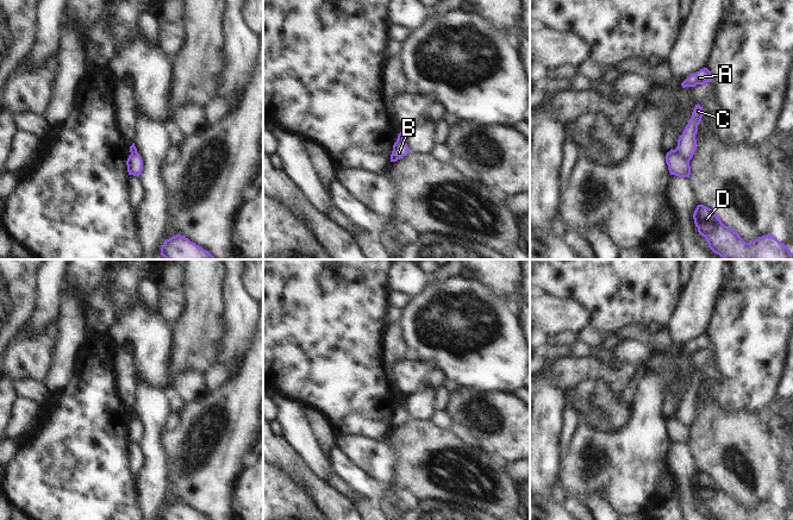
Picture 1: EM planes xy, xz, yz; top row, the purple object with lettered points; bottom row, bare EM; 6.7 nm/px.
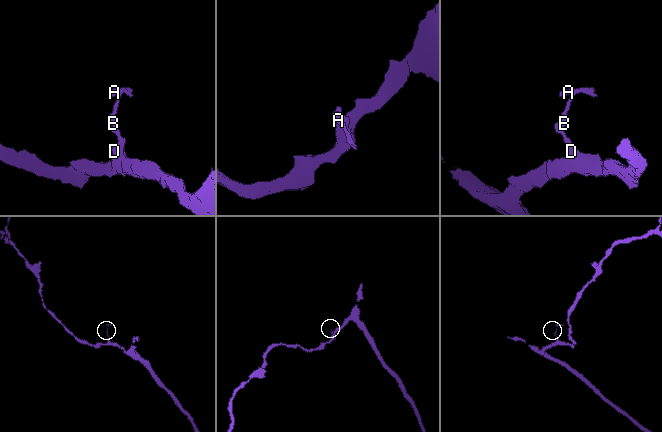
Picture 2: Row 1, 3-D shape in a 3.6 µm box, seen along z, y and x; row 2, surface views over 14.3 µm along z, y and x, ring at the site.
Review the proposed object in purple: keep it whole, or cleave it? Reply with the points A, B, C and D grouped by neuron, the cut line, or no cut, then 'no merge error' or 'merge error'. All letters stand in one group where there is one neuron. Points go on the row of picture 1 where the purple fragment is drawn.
groups A B C / D; cut yz (675, 149), (688, 161); merge error

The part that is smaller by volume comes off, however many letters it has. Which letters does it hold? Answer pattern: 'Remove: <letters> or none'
Remove: A, B, C

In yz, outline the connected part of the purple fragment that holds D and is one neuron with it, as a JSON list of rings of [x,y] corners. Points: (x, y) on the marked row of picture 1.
[[[704,205],[697,206],[693,219],[699,234],[707,240],[708,248],[724,259],[792,259],[788,246],[770,233],[745,243]]]

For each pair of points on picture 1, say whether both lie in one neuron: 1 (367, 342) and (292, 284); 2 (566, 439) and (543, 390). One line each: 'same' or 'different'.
1: same
2: different

